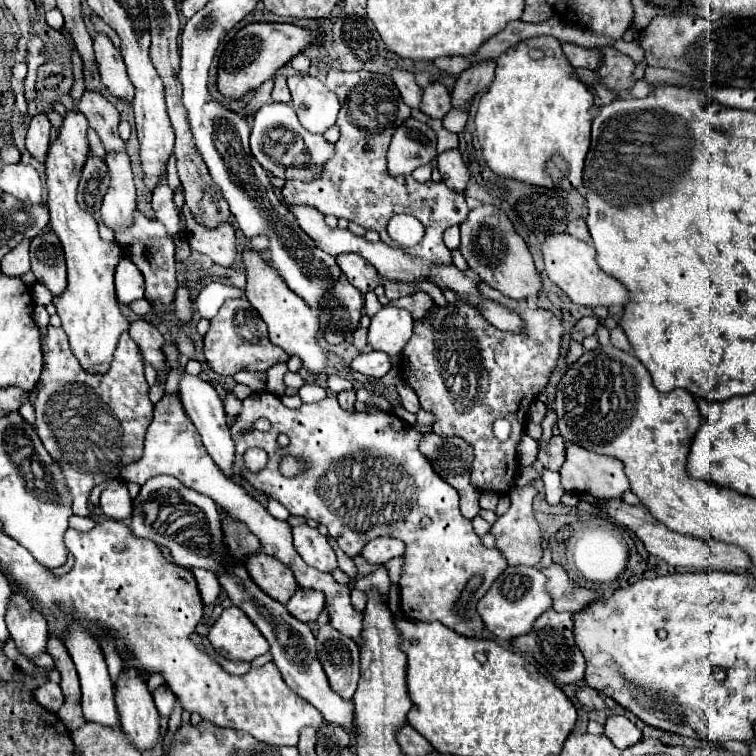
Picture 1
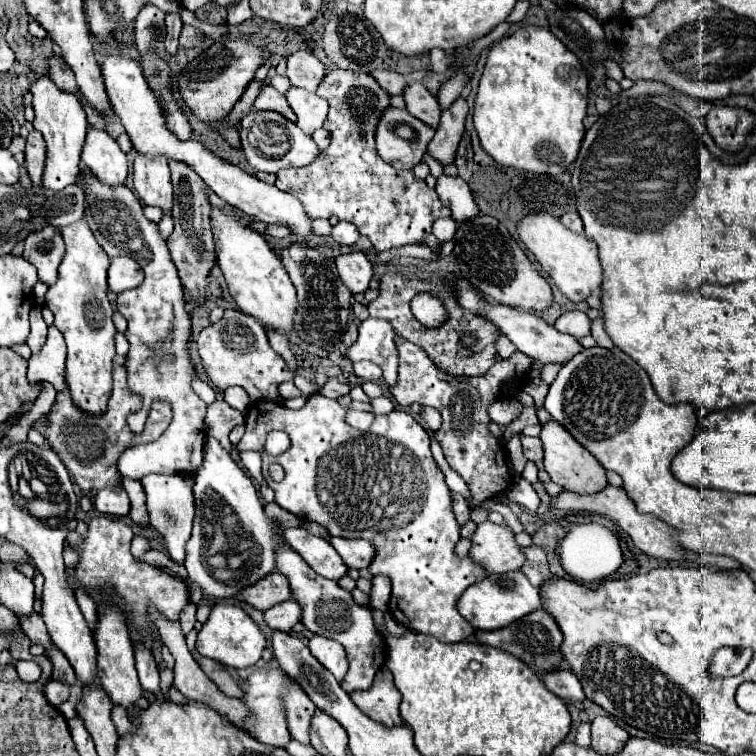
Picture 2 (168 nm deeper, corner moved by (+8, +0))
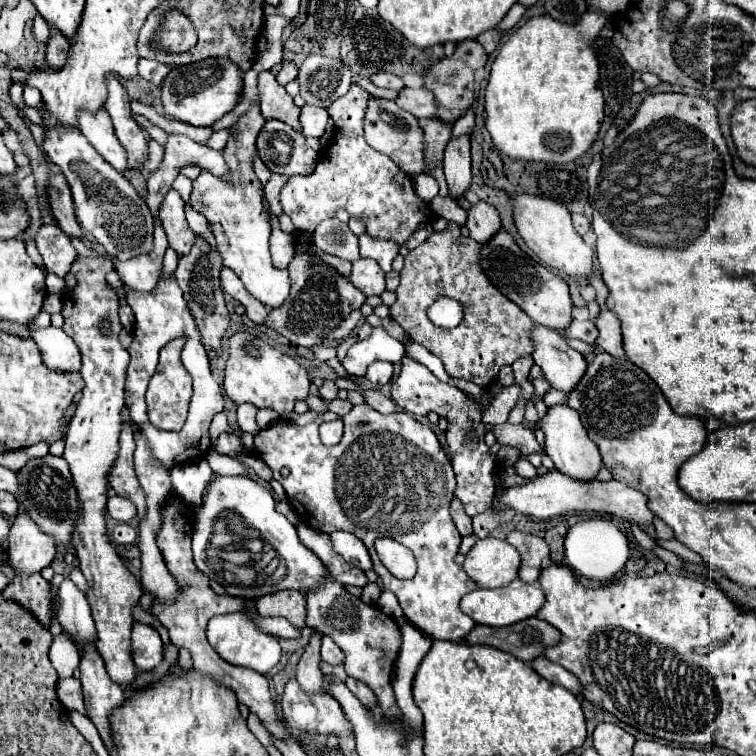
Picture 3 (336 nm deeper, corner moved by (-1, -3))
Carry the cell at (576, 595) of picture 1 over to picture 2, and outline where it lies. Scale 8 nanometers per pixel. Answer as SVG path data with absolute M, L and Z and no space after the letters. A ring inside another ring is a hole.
M528 546L528 548L522 548L522 552L524 552L524 556L526 556L526 562L522 564L522 572L524 572L524 576L530 580L530 584L532 586L536 586L536 588L540 588L546 580L550 580L550 578L554 578L552 576L552 572L550 572L550 568L548 568L548 560L546 560L546 554L544 554L544 550L540 548L540 546Z

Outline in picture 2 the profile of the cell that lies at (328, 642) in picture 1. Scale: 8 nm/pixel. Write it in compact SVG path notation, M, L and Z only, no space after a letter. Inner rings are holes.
M312 636L308 642L308 648L310 648L312 656L336 676L338 682L344 678L344 672L348 670L348 660L346 660L346 652L344 652L342 644L338 644L336 640L330 640L330 638Z

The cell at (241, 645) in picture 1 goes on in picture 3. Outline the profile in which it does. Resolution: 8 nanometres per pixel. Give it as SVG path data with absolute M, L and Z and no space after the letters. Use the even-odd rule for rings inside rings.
M243 611L213 617L207 625L207 641L227 663L241 665L241 667L247 667L247 669L255 669L257 673L263 673L263 675L269 669L273 669L281 659L281 647L279 647L277 637L261 633L257 629L257 625L249 619L249 615L243 613Z

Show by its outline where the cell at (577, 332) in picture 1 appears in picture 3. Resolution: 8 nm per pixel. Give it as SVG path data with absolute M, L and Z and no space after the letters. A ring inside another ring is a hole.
M573 319L571 325L563 333L571 339L581 339L581 341L587 341L587 343L595 343L595 339L597 339L597 327L591 319L585 319L585 321Z

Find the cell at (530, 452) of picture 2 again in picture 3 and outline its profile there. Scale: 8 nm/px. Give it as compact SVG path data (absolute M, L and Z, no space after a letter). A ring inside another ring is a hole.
M497 425L493 427L493 433L501 445L511 445L521 451L521 455L533 455L533 453L543 453L543 447L537 443L535 435L531 429L525 429L521 425Z

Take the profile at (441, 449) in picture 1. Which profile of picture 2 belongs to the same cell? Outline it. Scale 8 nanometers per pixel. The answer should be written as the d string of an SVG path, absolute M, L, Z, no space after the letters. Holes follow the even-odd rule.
M454 494L454 496L452 496L452 510L454 510L454 516L456 516L456 520L458 520L460 526L464 526L464 524L470 520L468 502L466 502L460 494Z

